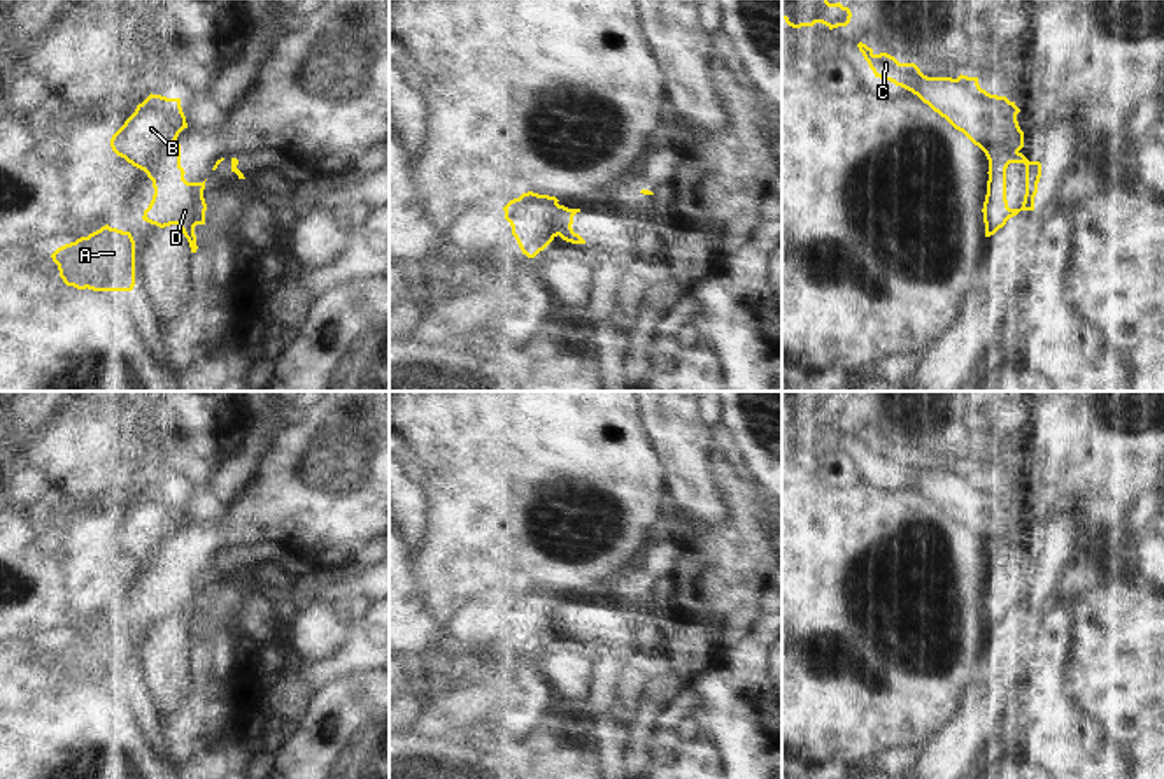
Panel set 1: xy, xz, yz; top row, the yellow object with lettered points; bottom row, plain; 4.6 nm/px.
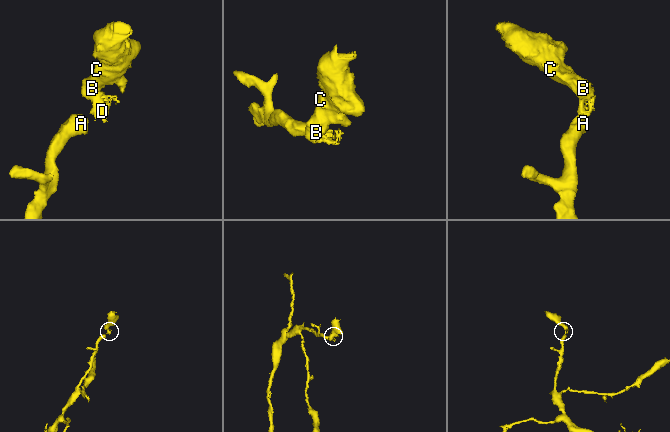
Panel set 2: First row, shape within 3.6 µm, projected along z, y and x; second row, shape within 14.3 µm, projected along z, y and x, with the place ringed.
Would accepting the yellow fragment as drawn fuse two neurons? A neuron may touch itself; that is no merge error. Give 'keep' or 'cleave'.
cleave

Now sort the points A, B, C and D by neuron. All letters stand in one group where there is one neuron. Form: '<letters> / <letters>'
A D / B C

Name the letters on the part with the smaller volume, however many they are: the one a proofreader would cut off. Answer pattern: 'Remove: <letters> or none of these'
Remove: B, C

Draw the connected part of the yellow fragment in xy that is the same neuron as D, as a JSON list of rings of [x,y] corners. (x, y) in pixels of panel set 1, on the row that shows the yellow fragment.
[[[172,140],[147,174],[153,181],[154,195],[142,219],[160,228],[177,225],[189,242],[191,253],[196,253],[195,226],[205,225],[207,204],[203,198],[203,182],[188,182],[181,167],[181,144]]]

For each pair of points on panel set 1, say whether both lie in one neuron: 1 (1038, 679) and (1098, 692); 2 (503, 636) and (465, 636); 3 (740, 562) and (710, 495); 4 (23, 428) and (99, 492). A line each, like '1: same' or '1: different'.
1: different
2: same
3: different
4: different

